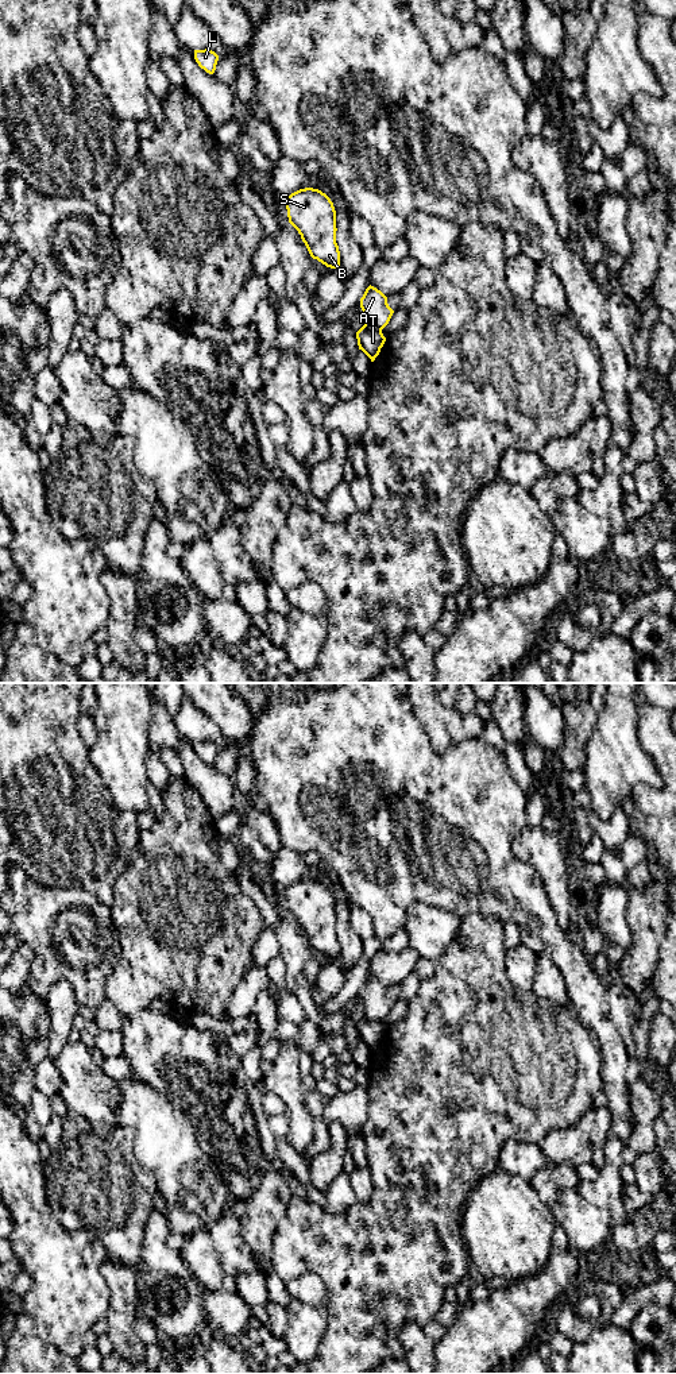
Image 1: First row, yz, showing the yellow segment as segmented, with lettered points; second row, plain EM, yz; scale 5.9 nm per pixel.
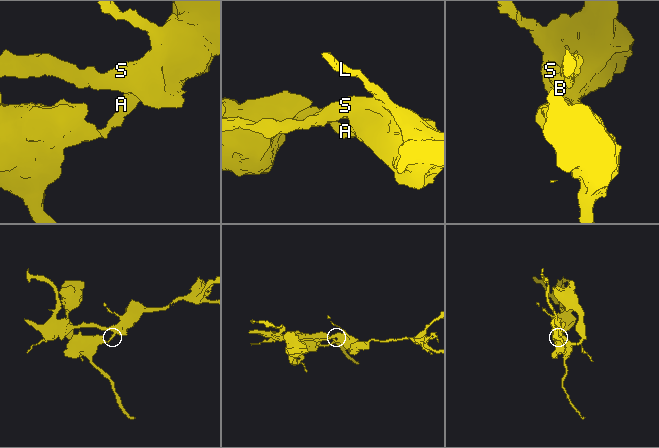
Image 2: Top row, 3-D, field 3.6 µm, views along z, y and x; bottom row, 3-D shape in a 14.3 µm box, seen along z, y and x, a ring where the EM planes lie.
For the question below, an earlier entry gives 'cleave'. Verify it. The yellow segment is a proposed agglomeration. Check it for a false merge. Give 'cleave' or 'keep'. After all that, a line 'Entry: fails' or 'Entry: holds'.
cleave
Entry: holds

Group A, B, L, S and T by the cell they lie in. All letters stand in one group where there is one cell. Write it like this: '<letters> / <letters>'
A B L S / T

